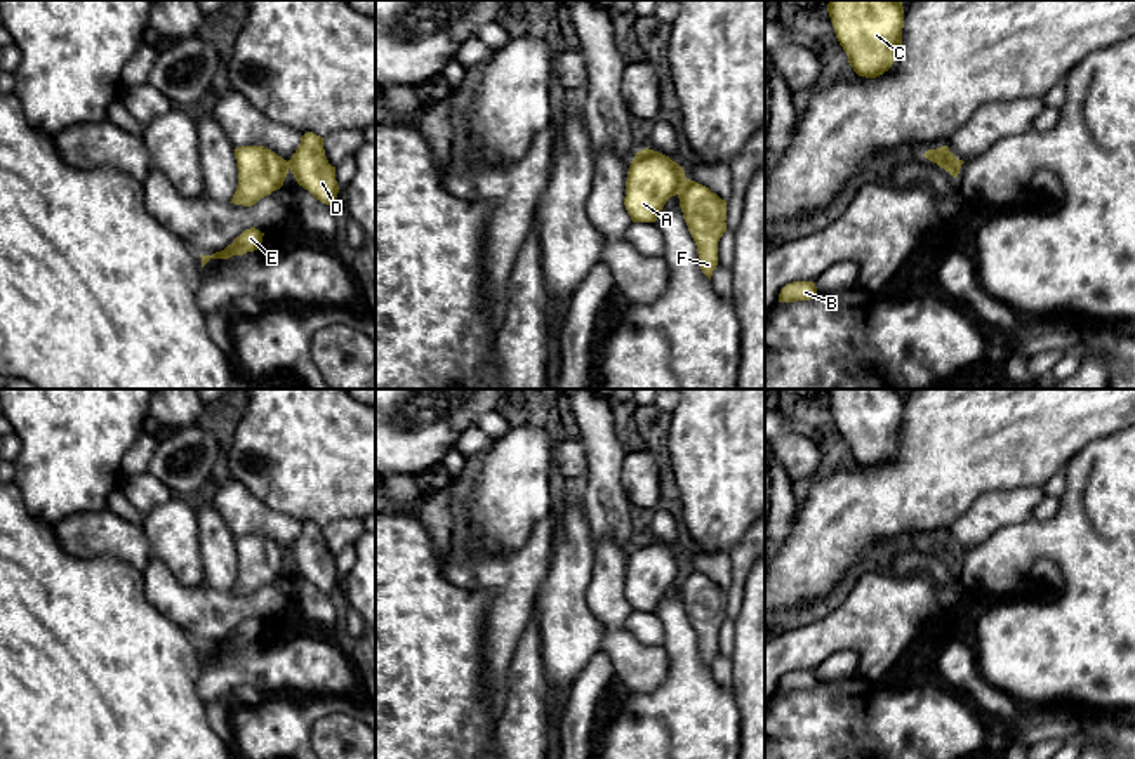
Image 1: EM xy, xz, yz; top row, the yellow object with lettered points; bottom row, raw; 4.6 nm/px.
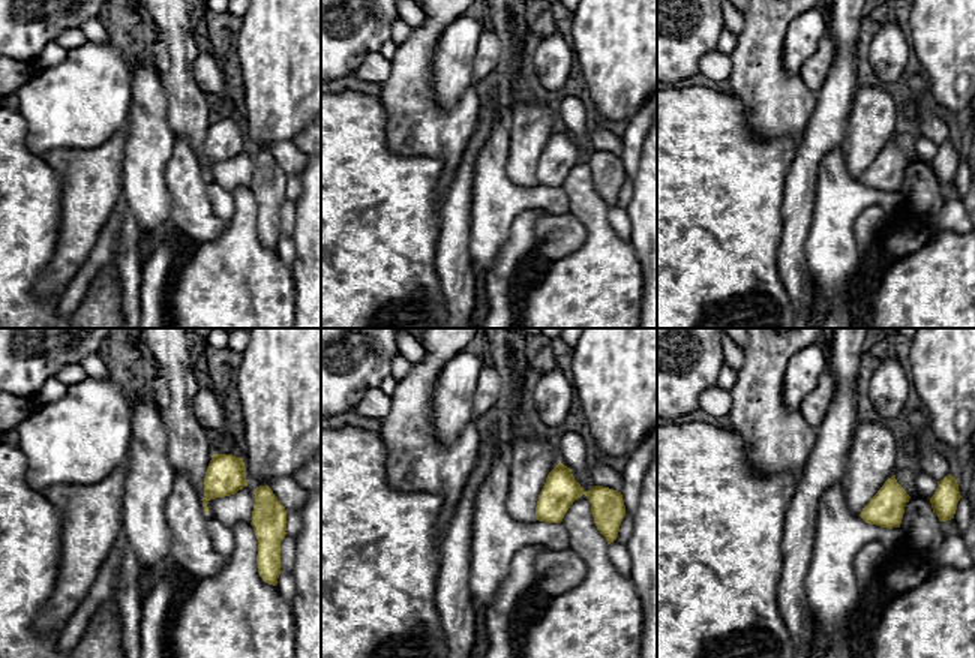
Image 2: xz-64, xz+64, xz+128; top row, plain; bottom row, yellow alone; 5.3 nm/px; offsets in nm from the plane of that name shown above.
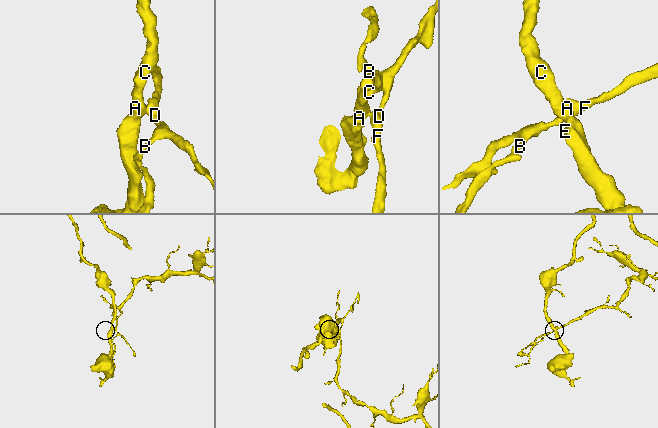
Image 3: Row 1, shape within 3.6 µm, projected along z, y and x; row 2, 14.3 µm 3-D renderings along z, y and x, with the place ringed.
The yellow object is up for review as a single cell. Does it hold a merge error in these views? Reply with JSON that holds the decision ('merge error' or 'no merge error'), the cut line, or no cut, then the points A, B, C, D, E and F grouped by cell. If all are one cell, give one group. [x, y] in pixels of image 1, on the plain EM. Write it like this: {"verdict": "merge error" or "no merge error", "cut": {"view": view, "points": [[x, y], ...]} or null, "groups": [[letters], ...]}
{"verdict": "merge error", "cut": {"view": "xz", "points": [[685, 567], [677, 582]]}, "groups": [["A", "C", "E"], ["B", "D", "F"]]}

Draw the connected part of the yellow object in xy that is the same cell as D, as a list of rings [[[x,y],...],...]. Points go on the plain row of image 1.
[[[306,521],[301,533],[289,549],[289,558],[299,575],[308,578],[316,589],[332,594],[337,587],[339,575],[335,556],[325,545],[323,526]]]

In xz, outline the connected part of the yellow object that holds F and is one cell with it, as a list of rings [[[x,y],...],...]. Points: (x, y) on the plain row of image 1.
[[[685,568],[678,587],[683,608],[697,634],[699,655],[711,669],[718,655],[718,630],[727,620],[727,591],[690,568]]]

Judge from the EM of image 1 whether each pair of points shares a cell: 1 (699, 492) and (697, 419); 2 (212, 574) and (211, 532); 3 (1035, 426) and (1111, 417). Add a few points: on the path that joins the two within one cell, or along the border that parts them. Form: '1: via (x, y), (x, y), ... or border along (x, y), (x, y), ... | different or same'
1: via (699, 475), (699, 436) | same
2: via (212, 563), (212, 542) | same
3: via (1054, 417), (1092, 417) | same

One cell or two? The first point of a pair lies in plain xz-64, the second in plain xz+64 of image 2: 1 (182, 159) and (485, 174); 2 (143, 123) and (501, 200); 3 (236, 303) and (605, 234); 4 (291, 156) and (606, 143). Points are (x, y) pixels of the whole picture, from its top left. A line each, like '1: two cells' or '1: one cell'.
1: two cells
2: one cell
3: one cell
4: one cell

